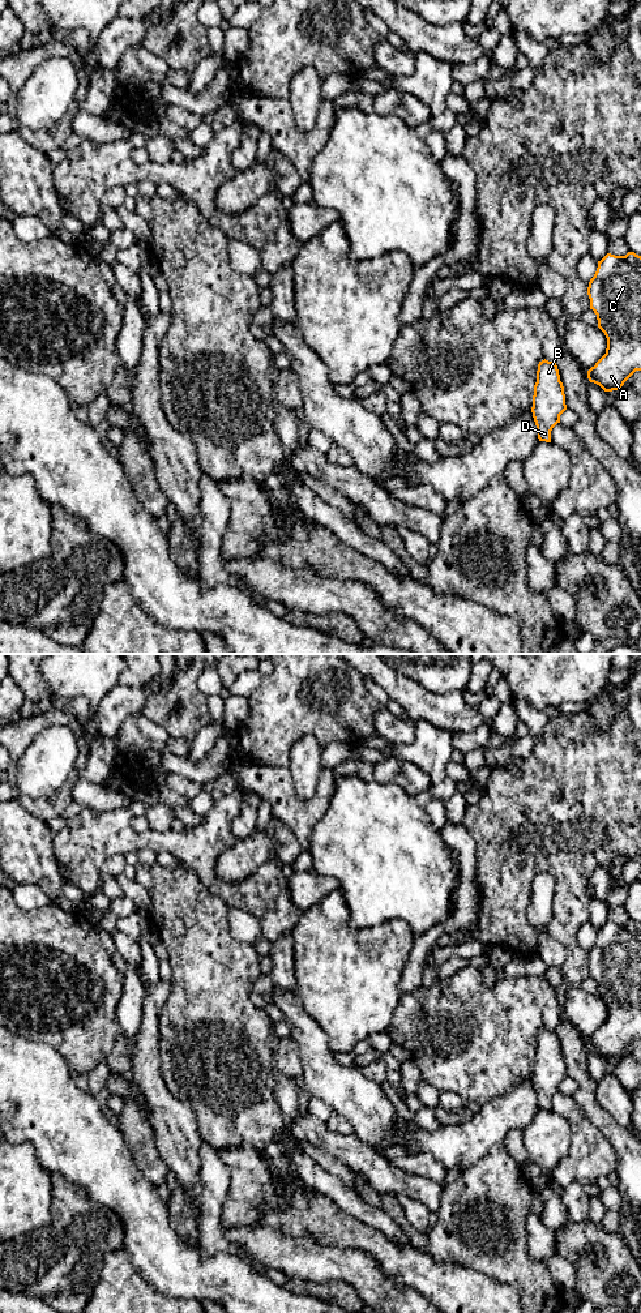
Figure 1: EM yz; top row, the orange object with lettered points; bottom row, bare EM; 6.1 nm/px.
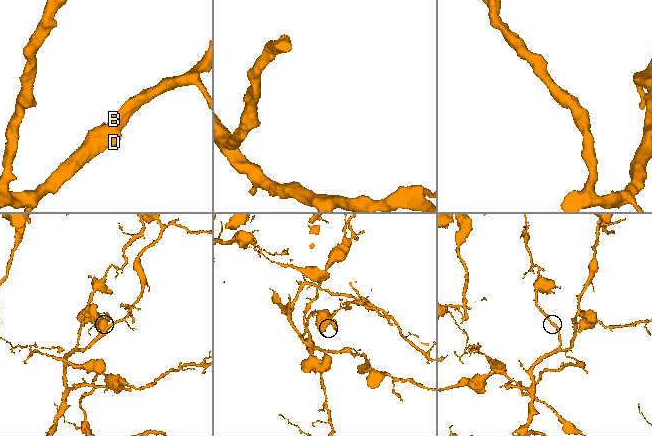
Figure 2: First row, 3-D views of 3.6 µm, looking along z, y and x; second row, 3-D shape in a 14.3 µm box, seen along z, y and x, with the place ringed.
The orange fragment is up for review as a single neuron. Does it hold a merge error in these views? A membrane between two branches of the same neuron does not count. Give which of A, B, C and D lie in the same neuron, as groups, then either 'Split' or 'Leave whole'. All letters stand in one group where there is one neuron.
Groups: A B C D. Leave whole

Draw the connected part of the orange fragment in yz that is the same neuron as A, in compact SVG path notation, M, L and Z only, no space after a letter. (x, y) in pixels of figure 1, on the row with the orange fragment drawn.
M607 253L598 261L587 295L598 328L607 338L606 354L587 371L587 378L604 392L619 390L636 371L641 371L641 256Z

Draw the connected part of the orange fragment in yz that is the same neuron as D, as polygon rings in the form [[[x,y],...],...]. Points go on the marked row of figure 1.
[[[544,359],[538,364],[531,407],[539,441],[551,442],[551,431],[560,423],[560,415],[565,410],[564,386],[557,365]]]

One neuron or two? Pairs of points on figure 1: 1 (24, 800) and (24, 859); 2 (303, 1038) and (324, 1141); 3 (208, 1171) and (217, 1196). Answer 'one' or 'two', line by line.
1: two
2: two
3: one

